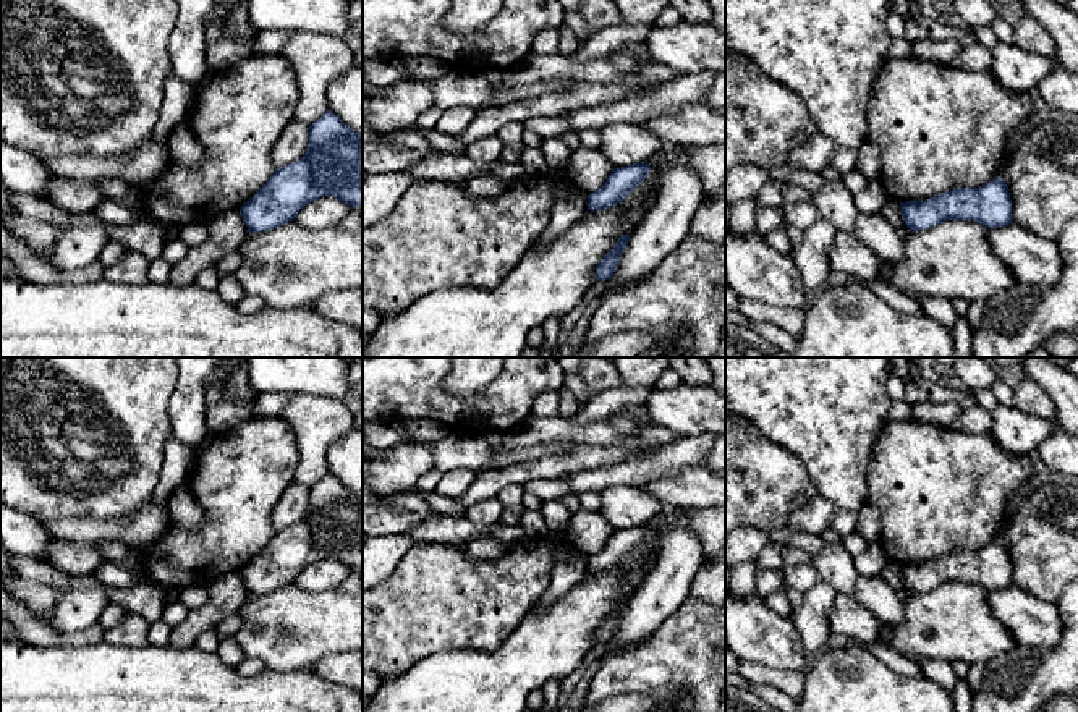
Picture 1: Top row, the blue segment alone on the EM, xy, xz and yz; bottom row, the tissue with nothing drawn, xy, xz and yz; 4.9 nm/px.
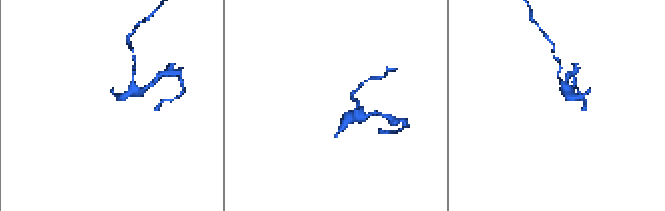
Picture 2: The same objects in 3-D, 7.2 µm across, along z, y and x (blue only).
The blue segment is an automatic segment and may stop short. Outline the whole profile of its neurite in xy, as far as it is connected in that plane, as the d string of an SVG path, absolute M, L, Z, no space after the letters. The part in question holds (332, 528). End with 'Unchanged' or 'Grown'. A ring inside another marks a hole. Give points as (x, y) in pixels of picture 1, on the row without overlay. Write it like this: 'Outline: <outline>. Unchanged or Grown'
Outline: M332 473L309 487L304 518L298 524L275 531L269 544L240 573L248 594L262 595L293 584L306 566L325 558L350 570L363 568L363 497L354 495Z. Unchanged

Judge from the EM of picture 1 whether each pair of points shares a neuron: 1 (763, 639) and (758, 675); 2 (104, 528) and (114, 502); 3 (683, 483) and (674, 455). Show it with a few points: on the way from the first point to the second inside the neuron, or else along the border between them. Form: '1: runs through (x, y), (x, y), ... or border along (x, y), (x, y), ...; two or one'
1: border along (742, 659), (797, 672); two
2: border along (143, 505), (128, 518), (68, 520); two
3: border along (701, 465), (683, 468), (645, 486); two

